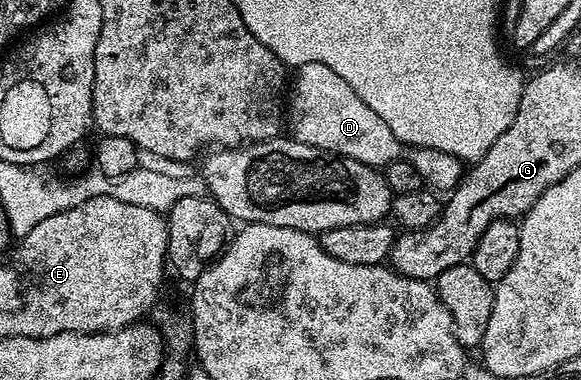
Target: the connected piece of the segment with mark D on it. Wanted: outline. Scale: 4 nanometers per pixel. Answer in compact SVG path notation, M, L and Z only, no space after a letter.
M308 63L296 68L294 75L297 76L294 79L292 76L291 90L287 95L287 127L288 130L289 127L293 130L290 131L292 138L298 139L303 145L311 145L326 155L354 159L378 169L402 158L403 144L395 137L395 133L391 133L387 121L383 121L383 117L379 117L379 113L375 113L375 109L371 109L371 105L367 105L367 101L363 101L363 97L359 97L355 89L351 89L351 85L347 85L347 81L343 81L343 77L335 73L335 69L327 69L327 65L322 63Z

